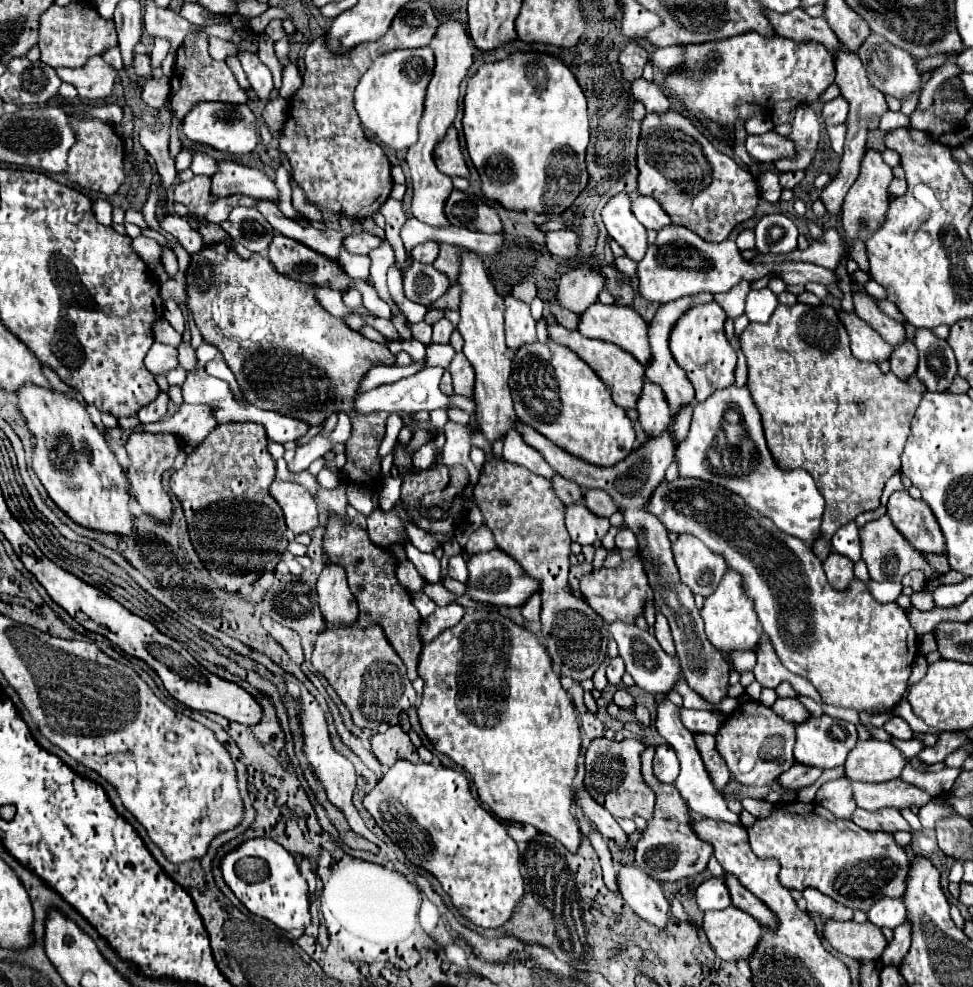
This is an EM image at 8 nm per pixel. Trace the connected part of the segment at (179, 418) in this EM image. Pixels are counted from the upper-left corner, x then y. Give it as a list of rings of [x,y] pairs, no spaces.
[[[181,404],[181,408],[171,418],[144,425],[143,429],[151,433],[173,432],[183,438],[184,444],[198,446],[215,426],[217,422],[213,422],[213,414],[209,414],[205,406]]]

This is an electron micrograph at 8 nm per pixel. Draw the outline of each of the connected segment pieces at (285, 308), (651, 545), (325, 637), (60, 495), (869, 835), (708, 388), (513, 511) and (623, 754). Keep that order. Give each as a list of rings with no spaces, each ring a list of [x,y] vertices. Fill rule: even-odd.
[[[209,244],[191,258],[187,272],[187,296],[195,324],[207,344],[215,346],[243,392],[243,396],[261,410],[273,410],[291,418],[297,418],[309,426],[321,426],[331,414],[345,412],[351,416],[351,436],[345,442],[347,462],[359,466],[369,474],[371,486],[381,478],[379,444],[385,436],[385,422],[389,414],[373,412],[357,416],[353,410],[359,382],[373,366],[395,366],[395,356],[379,342],[371,342],[359,332],[351,330],[341,318],[325,312],[315,300],[313,288],[303,282],[293,282],[273,270],[273,264],[253,254],[251,260],[241,260],[227,244]]]
[[[515,420],[515,428],[521,434],[523,442],[533,446],[535,450],[541,450],[541,456],[545,458],[545,462],[549,462],[549,466],[553,466],[553,470],[559,476],[579,484],[583,490],[601,488],[607,494],[611,494],[611,498],[621,506],[621,512],[625,516],[625,526],[637,536],[637,542],[639,542],[637,554],[643,560],[643,566],[645,566],[645,572],[649,578],[649,586],[655,596],[657,610],[669,620],[675,648],[677,648],[677,658],[681,662],[687,684],[711,704],[719,704],[723,698],[727,698],[725,692],[729,686],[729,682],[727,682],[729,666],[723,660],[721,652],[713,644],[709,644],[705,630],[703,630],[703,618],[699,614],[699,608],[693,602],[693,594],[679,580],[677,566],[673,562],[671,542],[667,538],[665,526],[661,526],[661,522],[657,522],[657,518],[653,518],[653,514],[645,512],[649,494],[657,488],[657,484],[665,476],[667,466],[673,462],[673,442],[669,438],[669,432],[665,432],[661,438],[649,438],[639,450],[629,454],[629,458],[625,458],[617,466],[599,468],[599,466],[589,466],[587,462],[581,462],[579,458],[571,458],[571,454],[565,454],[565,450],[557,450],[557,446],[553,446],[553,442],[549,442],[547,438],[541,438],[541,434],[537,434],[537,430],[533,430],[531,426],[525,426],[519,420]]]
[[[353,624],[345,628],[325,628],[313,650],[311,666],[327,678],[329,686],[349,708],[355,726],[363,730],[379,726],[381,722],[391,722],[401,712],[407,712],[417,700],[417,692],[407,678],[405,664],[391,650],[379,626],[359,628]]]
[[[23,386],[21,394],[17,394],[17,404],[23,418],[27,420],[31,434],[37,440],[33,450],[33,472],[37,474],[57,508],[63,510],[75,524],[83,528],[117,536],[129,536],[133,532],[133,514],[129,510],[131,484],[127,480],[127,474],[119,466],[115,454],[111,452],[109,444],[105,442],[103,434],[89,420],[87,410],[75,398],[55,390],[41,390],[41,386]]]
[[[779,804],[769,818],[755,820],[747,832],[759,858],[777,858],[781,862],[779,882],[789,890],[813,886],[835,902],[863,912],[869,912],[877,898],[903,898],[905,894],[911,862],[893,840],[893,834],[869,832],[851,820],[837,820],[819,804]]]
[[[717,302],[709,304],[697,304],[689,308],[675,324],[669,334],[669,350],[679,364],[679,368],[685,370],[689,382],[695,388],[695,400],[703,402],[707,400],[715,390],[731,386],[735,382],[735,362],[737,354],[733,346],[725,338],[725,312],[717,306]]]
[[[481,432],[473,434],[473,444],[485,452],[485,464],[481,468],[479,480],[477,480],[475,490],[473,490],[475,500],[479,504],[479,510],[485,518],[485,524],[495,534],[497,546],[503,552],[507,552],[511,558],[515,558],[525,568],[525,572],[529,576],[541,580],[541,600],[543,600],[541,634],[543,634],[543,642],[547,644],[547,652],[553,660],[555,672],[561,676],[569,676],[577,682],[583,682],[583,680],[591,678],[595,674],[595,670],[603,664],[603,660],[607,656],[607,636],[603,632],[603,628],[605,628],[603,618],[583,598],[575,596],[567,588],[571,538],[569,538],[569,532],[565,528],[565,504],[557,498],[557,494],[553,494],[549,480],[525,470],[523,466],[511,464],[503,458],[489,458],[489,454],[493,454],[493,450],[491,450],[489,440]]]
[[[595,738],[585,752],[585,788],[605,810],[615,818],[653,818],[655,794],[643,782],[641,776],[641,752],[645,746],[635,738],[625,738],[621,742],[609,738]]]

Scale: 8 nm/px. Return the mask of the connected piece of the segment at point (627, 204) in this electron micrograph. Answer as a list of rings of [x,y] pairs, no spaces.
[[[617,194],[601,212],[609,236],[621,244],[625,256],[639,264],[647,250],[647,234],[643,224],[631,212],[631,196]]]

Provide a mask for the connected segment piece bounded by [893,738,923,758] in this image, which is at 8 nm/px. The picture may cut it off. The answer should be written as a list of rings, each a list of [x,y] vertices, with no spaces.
[[[913,738],[913,740],[909,740],[909,742],[897,742],[897,740],[893,740],[893,744],[895,744],[905,756],[909,756],[909,758],[913,758],[913,754],[919,754],[919,750],[923,748],[923,742],[921,742],[919,738]]]

